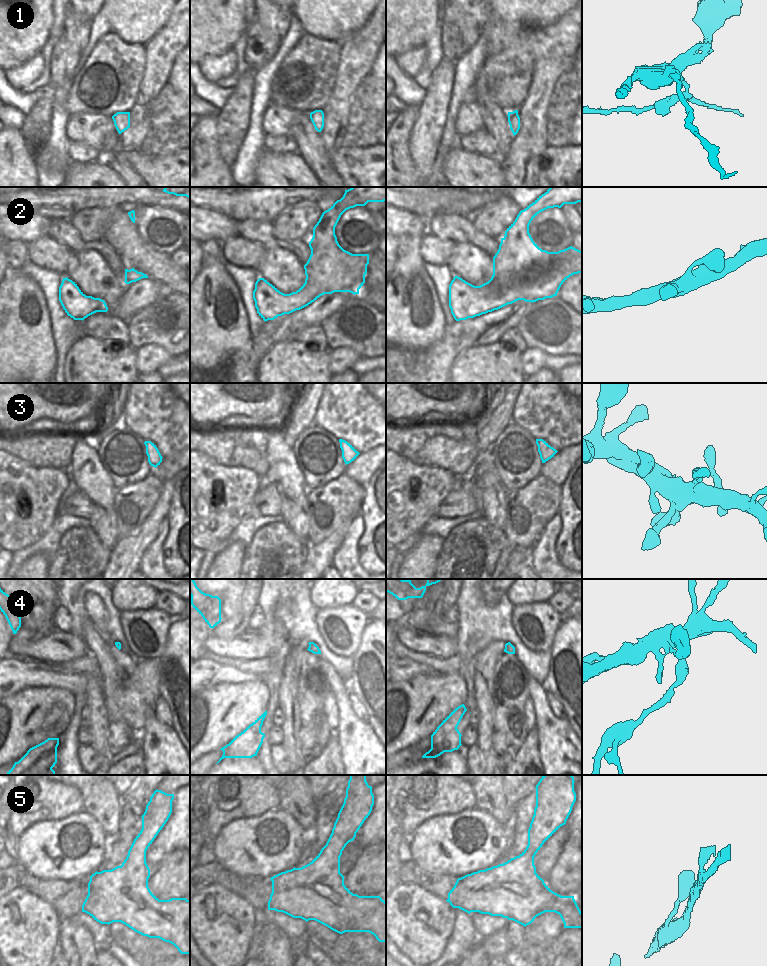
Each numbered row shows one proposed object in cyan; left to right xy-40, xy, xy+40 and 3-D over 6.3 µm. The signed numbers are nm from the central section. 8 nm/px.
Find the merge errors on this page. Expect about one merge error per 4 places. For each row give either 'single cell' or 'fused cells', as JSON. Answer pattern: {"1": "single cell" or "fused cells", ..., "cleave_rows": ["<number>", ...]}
{"1": "fused cells", "2": "single cell", "3": "single cell", "4": "fused cells", "5": "single cell", "cleave_rows": ["1", "4"]}

